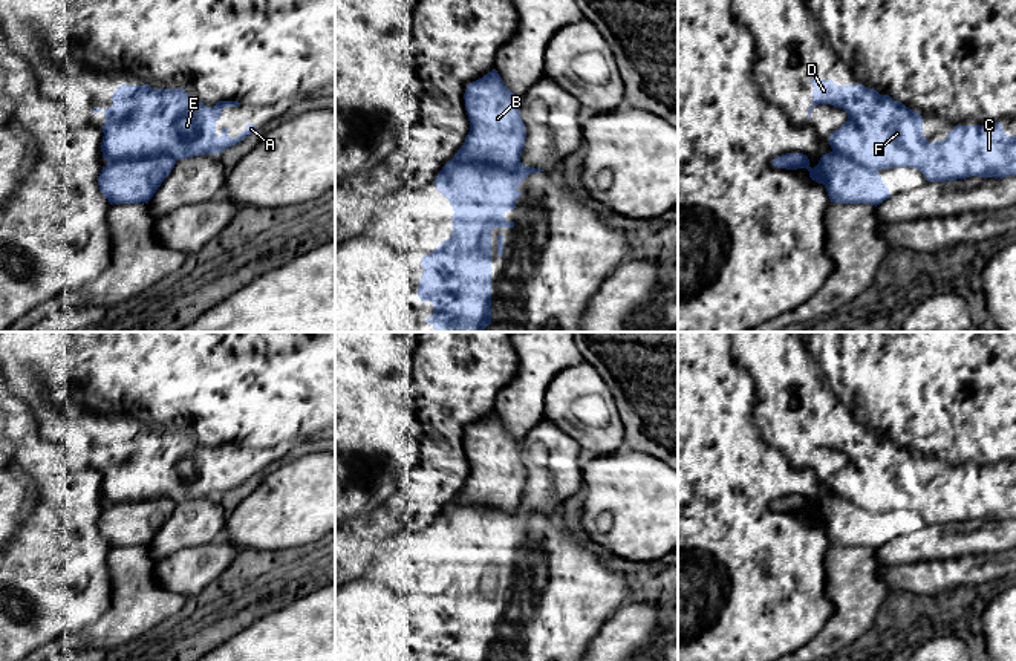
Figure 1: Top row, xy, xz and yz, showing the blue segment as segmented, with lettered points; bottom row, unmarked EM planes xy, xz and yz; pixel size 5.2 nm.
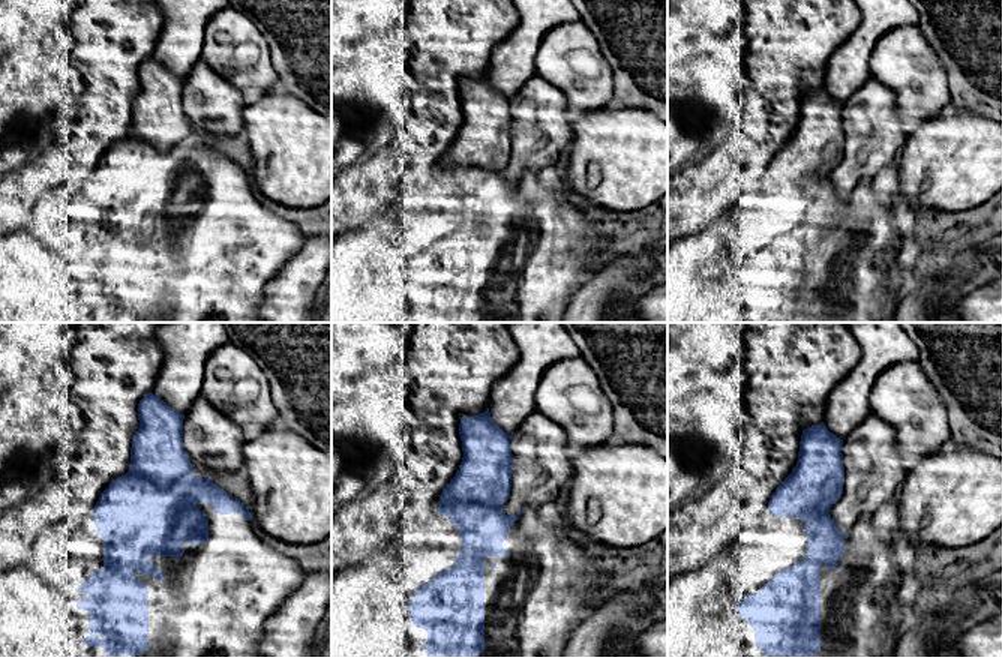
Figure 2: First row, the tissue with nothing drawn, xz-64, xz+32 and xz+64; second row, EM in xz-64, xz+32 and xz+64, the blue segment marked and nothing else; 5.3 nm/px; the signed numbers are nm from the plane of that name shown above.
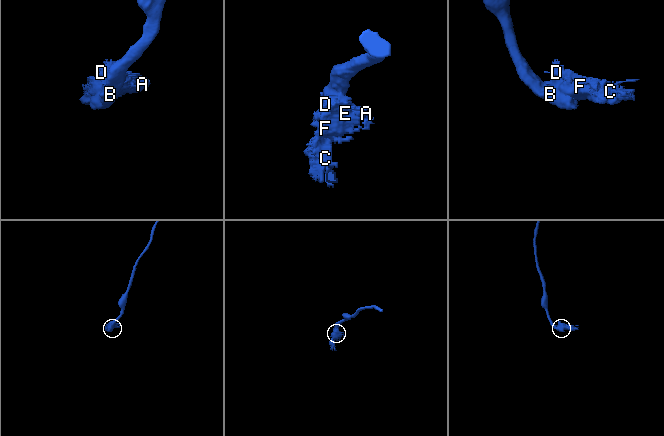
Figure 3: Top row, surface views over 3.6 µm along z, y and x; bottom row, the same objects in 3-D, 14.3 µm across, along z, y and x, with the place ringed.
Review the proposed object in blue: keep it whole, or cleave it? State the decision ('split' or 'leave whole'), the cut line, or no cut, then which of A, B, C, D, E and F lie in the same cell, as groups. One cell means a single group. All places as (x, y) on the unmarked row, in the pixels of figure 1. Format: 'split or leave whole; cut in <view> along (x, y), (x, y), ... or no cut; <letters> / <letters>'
leave whole; no cut; A B C D E F

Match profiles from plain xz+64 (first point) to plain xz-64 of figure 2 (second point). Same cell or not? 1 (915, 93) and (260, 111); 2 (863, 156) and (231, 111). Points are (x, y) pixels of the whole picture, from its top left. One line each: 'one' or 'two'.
1: two
2: one

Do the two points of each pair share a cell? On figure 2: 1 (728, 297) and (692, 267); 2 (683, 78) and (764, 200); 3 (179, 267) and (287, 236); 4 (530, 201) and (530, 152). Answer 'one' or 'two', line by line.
1: one
2: one
3: one
4: two

